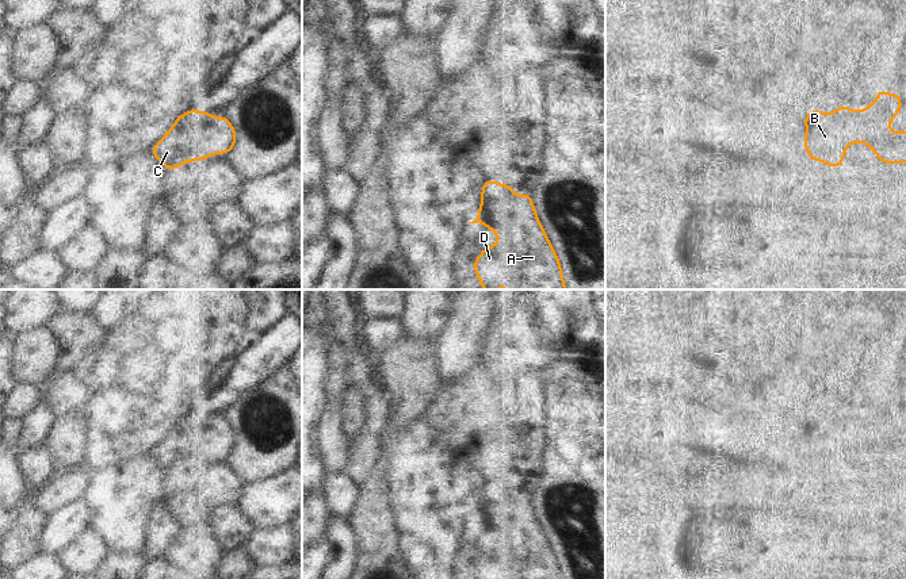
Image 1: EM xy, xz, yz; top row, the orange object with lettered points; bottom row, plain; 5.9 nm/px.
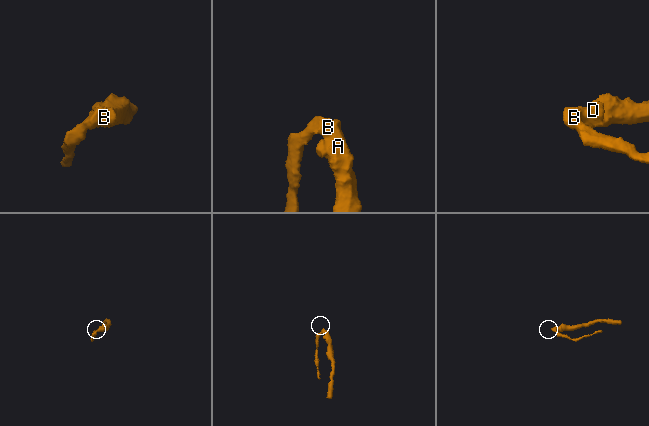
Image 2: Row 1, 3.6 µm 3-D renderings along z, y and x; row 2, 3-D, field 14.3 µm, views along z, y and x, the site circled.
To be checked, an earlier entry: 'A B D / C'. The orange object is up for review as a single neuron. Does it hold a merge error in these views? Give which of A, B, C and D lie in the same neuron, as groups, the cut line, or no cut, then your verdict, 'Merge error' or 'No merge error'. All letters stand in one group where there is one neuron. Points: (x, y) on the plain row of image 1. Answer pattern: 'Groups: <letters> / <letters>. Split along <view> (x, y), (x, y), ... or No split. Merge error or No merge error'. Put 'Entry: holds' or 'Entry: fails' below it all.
Groups: A B D / C. Split along xz (512, 497), (508, 502), (501, 497), (485, 529). Merge error
Entry: holds

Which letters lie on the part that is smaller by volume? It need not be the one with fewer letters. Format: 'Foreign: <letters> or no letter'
Foreign: C

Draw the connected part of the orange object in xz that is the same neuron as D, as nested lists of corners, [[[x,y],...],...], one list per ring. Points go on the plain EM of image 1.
[[[531,495],[524,498],[501,496],[500,507],[492,511],[493,522],[485,529],[498,541],[494,549],[486,549],[473,564],[477,579],[563,579],[559,560],[551,549],[538,515],[532,506]]]

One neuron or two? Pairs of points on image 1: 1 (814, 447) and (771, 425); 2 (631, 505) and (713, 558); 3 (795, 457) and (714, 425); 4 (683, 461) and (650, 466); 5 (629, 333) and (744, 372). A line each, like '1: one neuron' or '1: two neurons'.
1: one neuron
2: two neurons
3: one neuron
4: one neuron
5: one neuron

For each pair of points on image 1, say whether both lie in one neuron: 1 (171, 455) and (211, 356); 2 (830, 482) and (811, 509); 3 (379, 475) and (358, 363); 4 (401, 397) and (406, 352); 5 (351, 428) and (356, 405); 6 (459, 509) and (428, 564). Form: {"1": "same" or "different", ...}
{"1": "different", "2": "same", "3": "different", "4": "same", "5": "same", "6": "same"}

